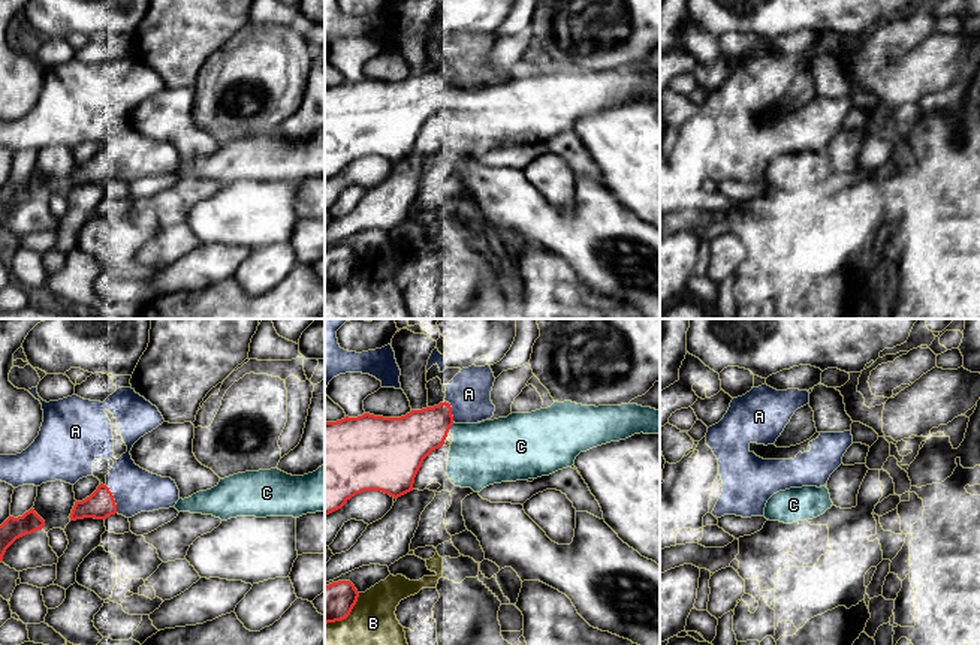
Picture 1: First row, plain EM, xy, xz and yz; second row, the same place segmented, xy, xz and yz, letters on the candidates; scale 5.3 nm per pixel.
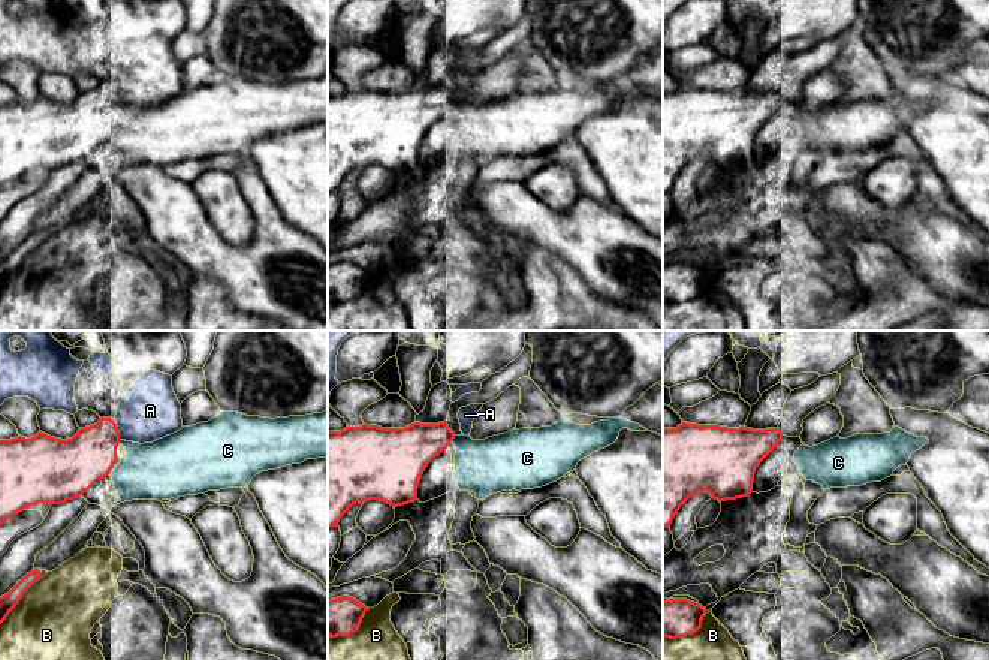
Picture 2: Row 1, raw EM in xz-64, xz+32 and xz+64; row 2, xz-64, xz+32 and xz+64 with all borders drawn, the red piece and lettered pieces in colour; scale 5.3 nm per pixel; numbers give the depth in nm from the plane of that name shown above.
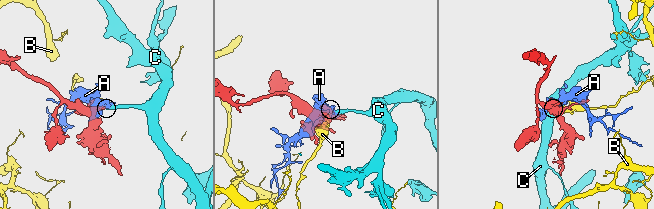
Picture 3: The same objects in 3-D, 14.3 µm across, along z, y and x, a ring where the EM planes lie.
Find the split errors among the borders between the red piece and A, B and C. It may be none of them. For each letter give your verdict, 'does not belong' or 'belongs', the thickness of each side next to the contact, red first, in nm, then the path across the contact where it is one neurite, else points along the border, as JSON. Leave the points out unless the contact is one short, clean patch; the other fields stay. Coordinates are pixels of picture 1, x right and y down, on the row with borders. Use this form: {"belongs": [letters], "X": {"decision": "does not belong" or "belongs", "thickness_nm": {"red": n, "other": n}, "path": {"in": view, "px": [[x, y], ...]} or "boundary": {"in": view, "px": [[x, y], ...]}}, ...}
{"belongs": ["C"], "A": {"decision": "does not belong", "thickness_nm": {"red": 150, "other": 240}}, "B": {"decision": "does not belong", "thickness_nm": {"red": 200, "other": 260}}, "C": {"decision": "belongs", "thickness_nm": {"red": 260, "other": 340}}}

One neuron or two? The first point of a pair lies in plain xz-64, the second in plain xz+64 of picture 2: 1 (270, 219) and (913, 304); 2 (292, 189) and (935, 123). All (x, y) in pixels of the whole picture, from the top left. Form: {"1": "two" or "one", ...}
{"1": "two", "2": "one"}

